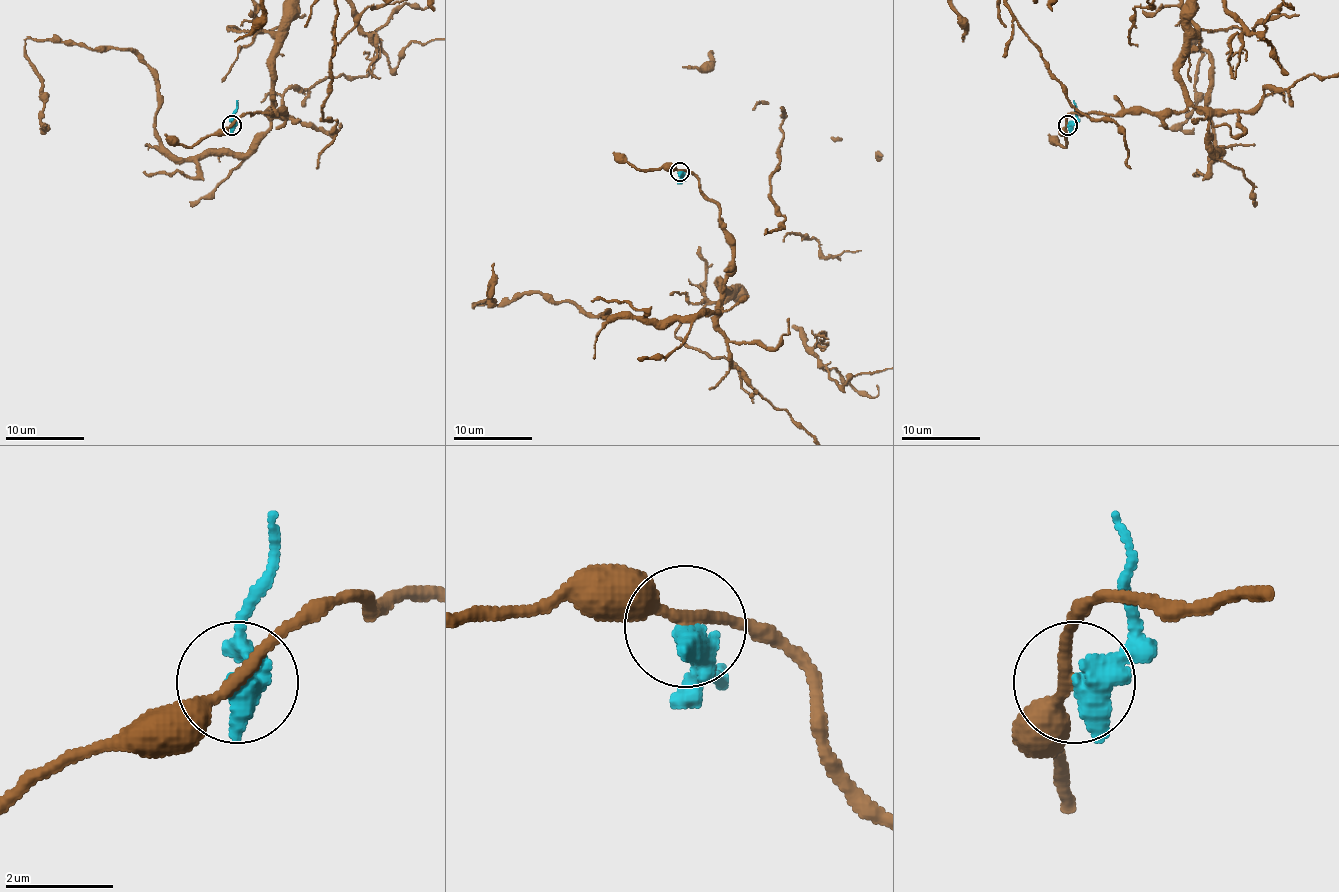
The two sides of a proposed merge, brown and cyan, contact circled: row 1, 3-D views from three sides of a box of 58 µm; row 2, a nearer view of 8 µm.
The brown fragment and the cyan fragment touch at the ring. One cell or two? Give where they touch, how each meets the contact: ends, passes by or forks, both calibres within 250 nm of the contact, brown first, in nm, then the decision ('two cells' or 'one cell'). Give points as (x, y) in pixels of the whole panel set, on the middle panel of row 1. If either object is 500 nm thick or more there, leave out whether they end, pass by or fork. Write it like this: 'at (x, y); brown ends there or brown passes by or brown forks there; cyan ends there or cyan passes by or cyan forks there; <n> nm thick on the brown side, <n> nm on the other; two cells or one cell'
at (679, 171); 240 nm thick on the brown side, 600 nm on the other; two cells

